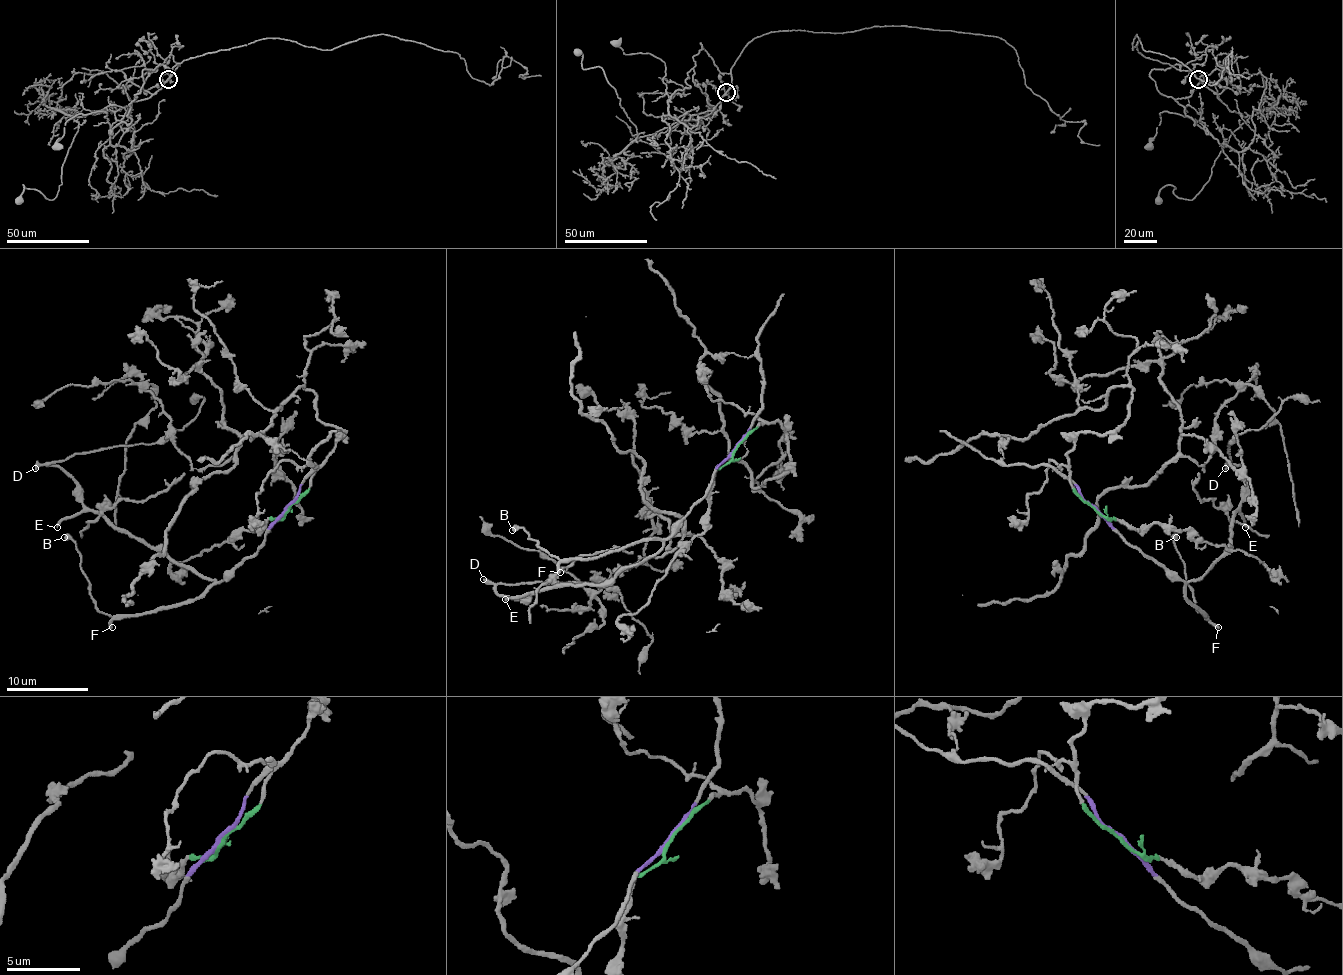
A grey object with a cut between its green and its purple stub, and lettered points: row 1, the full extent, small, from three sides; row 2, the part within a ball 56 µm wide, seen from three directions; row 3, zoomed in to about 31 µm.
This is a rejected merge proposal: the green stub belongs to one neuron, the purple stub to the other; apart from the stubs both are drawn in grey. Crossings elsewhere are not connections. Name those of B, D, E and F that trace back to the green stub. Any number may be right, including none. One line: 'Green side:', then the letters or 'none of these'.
Green side: none of these

